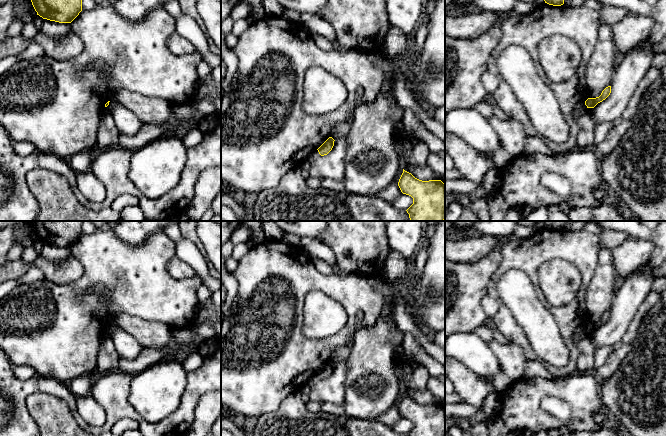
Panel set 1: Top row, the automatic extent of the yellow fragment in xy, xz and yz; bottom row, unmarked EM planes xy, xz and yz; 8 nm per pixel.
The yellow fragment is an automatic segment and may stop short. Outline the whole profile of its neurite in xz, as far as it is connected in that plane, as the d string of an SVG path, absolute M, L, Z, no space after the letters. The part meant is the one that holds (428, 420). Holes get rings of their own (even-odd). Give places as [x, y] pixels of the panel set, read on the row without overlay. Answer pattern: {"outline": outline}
{"outline": "M403 393L398 410L413 422L407 436L445 436L445 408L441 404L422 405Z"}

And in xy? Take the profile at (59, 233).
{"outline": "M29 221L37 239L59 247L71 247L82 235L83 221Z"}

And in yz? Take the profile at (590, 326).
{"outline": "M608 310L602 315L602 317L599 321L588 322L585 325L585 329L587 330L587 332L594 332L598 327L605 324L610 319L610 317L611 317L611 310Z"}

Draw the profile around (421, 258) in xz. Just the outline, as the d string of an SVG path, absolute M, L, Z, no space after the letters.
M422 249L415 257L414 268L418 273L421 273L427 264L428 254L427 250Z

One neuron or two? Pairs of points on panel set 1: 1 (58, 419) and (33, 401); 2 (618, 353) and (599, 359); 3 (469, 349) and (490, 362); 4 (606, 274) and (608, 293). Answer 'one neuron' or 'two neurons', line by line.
1: one neuron
2: two neurons
3: one neuron
4: one neuron

